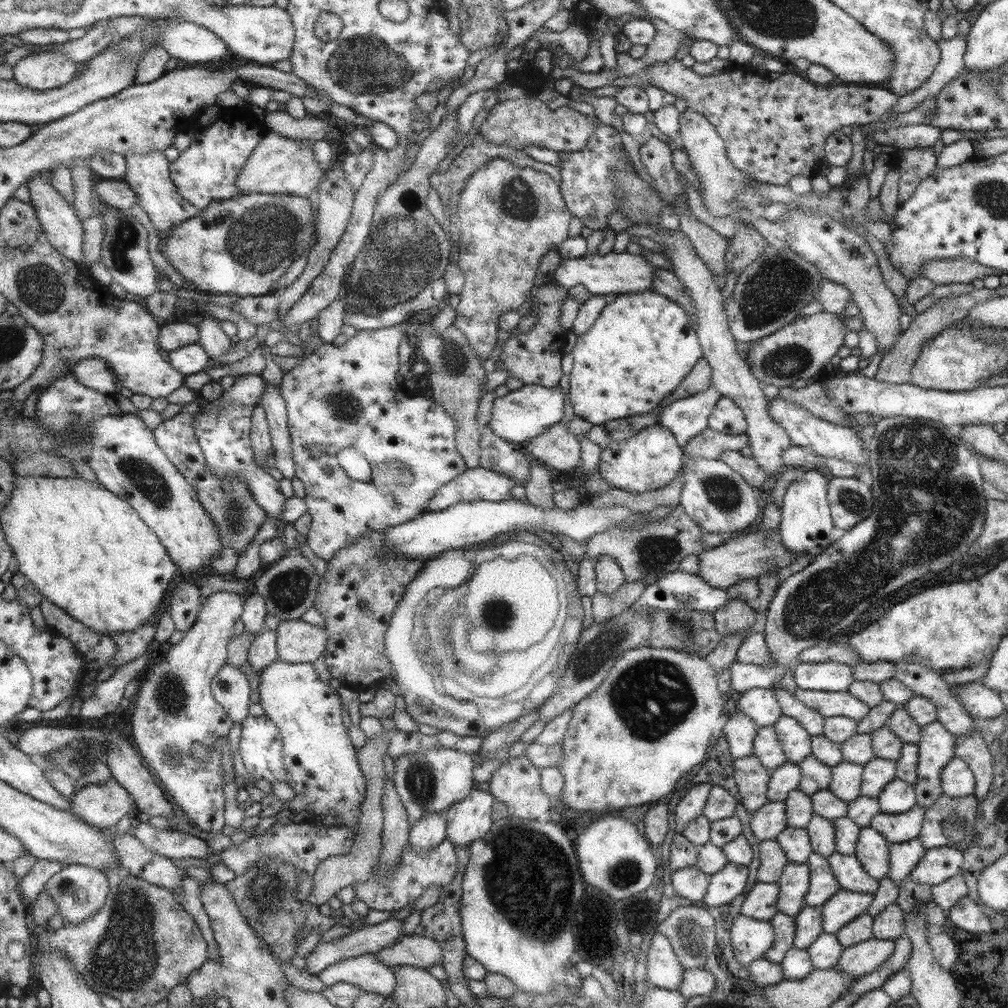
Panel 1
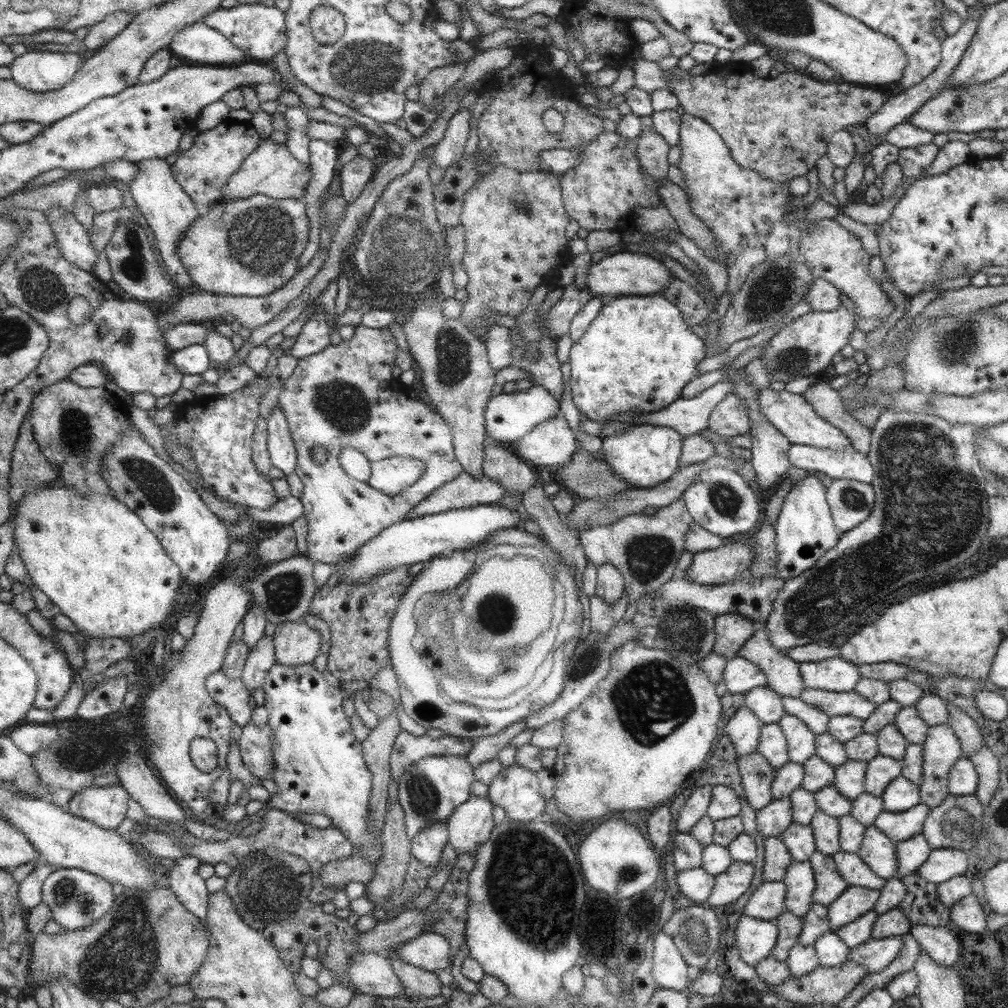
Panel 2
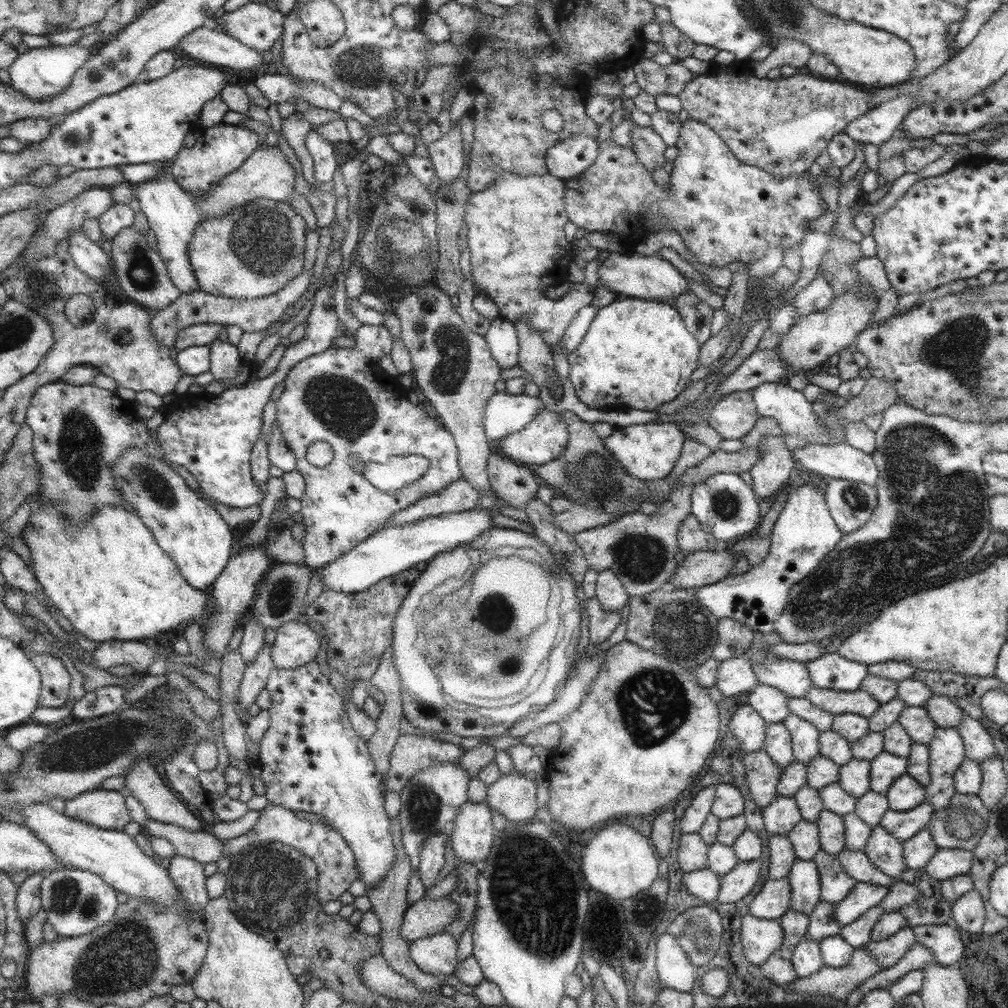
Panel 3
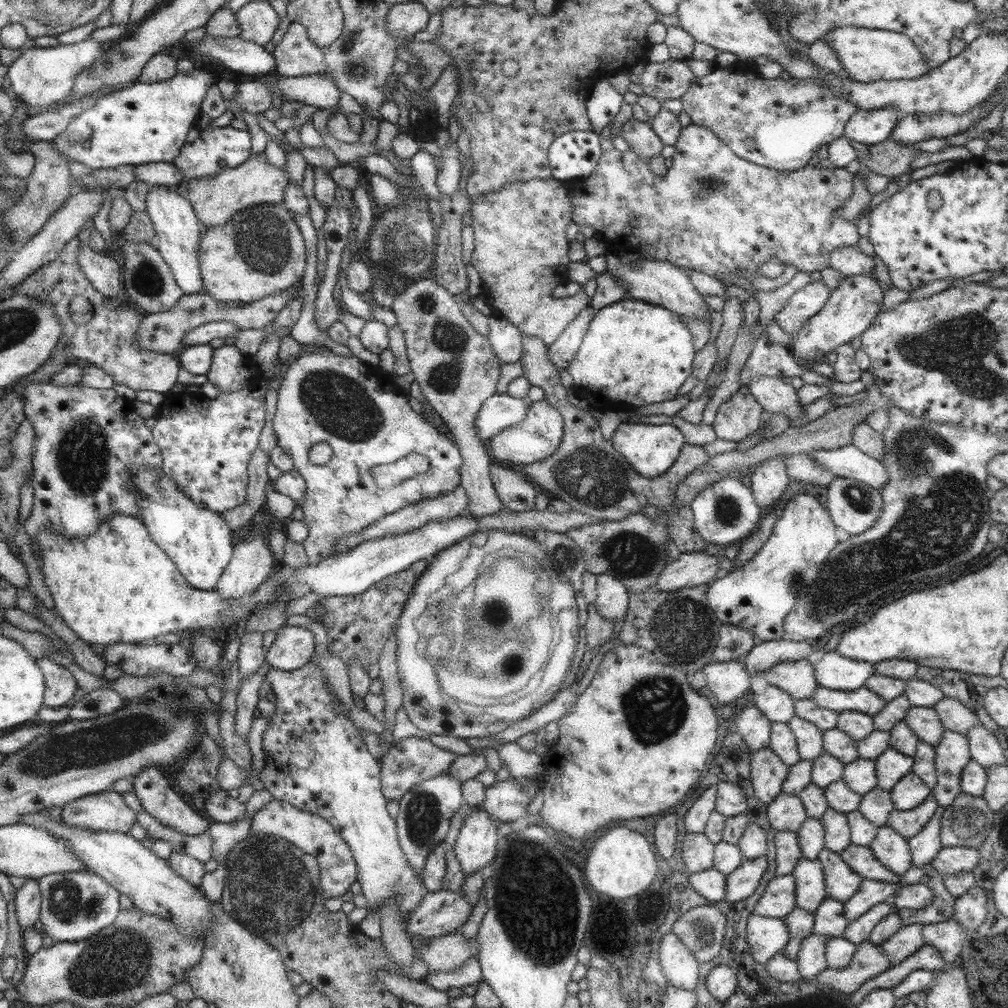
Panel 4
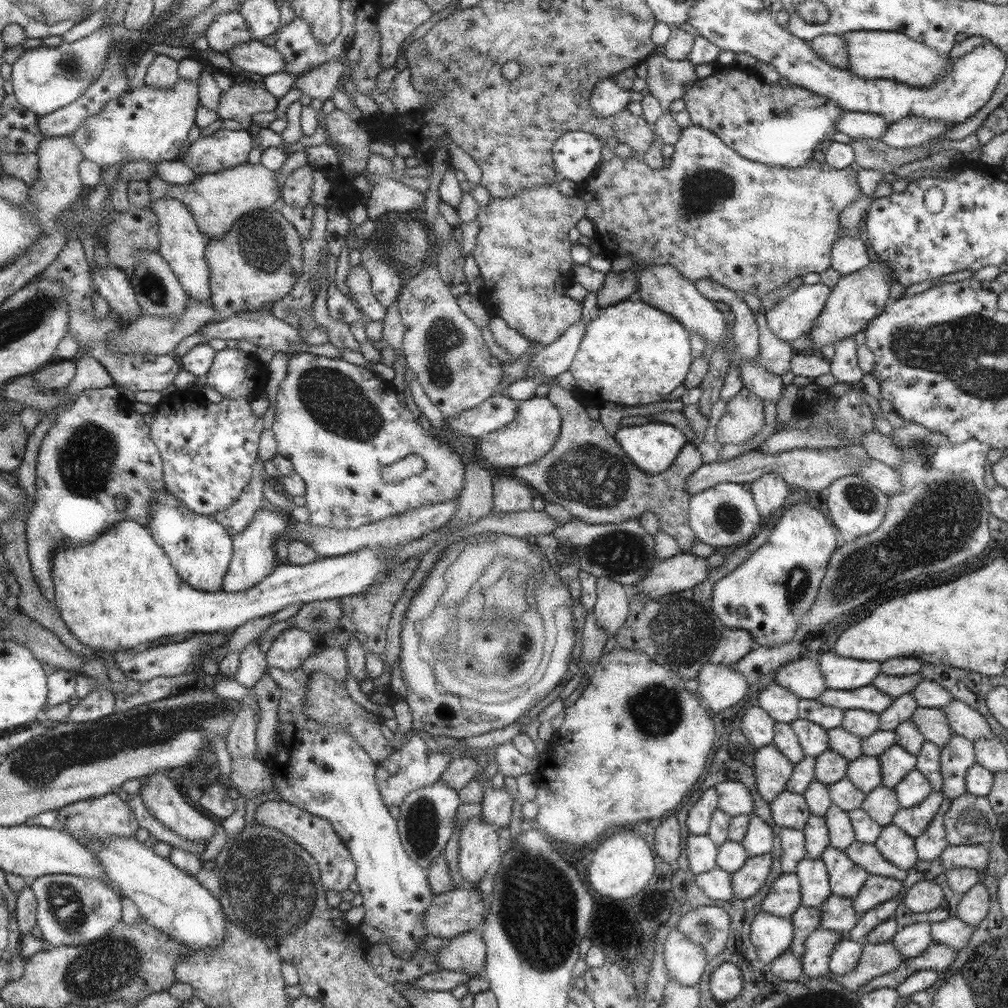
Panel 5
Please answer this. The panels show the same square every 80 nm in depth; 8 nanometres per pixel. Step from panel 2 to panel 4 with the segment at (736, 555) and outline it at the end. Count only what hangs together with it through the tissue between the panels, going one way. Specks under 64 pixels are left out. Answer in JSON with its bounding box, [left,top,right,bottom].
[654,551,719,592]

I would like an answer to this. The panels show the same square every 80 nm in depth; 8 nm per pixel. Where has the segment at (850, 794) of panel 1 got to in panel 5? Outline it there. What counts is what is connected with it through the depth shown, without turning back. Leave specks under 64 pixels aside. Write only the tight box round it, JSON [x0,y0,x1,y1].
[845,755,881,795]

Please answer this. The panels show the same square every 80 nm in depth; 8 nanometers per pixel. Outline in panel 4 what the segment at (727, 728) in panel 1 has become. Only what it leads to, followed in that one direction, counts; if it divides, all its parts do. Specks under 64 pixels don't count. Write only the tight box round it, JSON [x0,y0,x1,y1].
[731,707,770,752]

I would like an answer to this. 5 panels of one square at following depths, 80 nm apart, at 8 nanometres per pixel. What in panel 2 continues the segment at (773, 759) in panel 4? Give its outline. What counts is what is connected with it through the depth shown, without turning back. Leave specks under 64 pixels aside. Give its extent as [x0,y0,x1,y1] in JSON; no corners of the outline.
[736,751,776,812]

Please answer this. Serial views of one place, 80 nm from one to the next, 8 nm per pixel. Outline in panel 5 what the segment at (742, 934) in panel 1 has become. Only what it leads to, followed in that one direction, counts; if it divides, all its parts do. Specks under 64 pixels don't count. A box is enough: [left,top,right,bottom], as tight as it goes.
[751,912,792,964]

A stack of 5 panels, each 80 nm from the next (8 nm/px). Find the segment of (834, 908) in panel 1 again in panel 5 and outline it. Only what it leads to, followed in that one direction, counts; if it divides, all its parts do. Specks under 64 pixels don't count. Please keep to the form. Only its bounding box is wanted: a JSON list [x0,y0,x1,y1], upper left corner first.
[852,875,903,915]

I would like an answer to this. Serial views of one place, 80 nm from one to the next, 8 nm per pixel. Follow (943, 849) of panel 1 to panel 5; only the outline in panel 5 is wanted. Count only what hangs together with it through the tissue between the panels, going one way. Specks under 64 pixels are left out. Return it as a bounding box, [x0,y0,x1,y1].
[937,844,989,870]

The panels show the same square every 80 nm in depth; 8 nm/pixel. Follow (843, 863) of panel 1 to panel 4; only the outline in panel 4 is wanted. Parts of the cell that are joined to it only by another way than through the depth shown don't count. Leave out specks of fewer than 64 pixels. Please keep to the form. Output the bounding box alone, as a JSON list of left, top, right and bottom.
[840,844,900,884]

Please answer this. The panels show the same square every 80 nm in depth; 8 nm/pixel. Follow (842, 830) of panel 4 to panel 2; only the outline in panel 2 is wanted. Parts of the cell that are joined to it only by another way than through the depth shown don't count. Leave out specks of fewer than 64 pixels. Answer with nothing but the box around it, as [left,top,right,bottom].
[808,810,840,856]

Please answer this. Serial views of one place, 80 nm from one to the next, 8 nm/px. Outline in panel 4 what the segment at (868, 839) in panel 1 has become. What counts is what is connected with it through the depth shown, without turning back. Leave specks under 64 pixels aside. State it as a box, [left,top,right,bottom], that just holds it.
[869,824,911,875]

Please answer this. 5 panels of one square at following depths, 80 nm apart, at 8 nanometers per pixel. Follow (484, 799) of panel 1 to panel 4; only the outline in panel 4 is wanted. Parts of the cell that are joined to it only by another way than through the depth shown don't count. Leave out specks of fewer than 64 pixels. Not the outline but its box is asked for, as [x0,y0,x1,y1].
[453,806,497,875]

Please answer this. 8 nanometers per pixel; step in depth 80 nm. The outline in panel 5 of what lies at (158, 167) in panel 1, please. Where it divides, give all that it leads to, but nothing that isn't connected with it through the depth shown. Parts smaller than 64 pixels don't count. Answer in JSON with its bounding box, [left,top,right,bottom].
[152,197,212,300]

